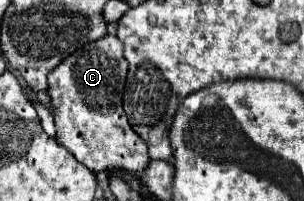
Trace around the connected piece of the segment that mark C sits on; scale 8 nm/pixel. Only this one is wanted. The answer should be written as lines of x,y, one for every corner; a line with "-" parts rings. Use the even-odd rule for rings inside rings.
104,35
66,57
48,73
48,95
56,125
56,143
94,173
116,169
142,173
150,161
146,143
134,133
122,109
126,71
128,65
122,57
122,41
118,41
116,35

